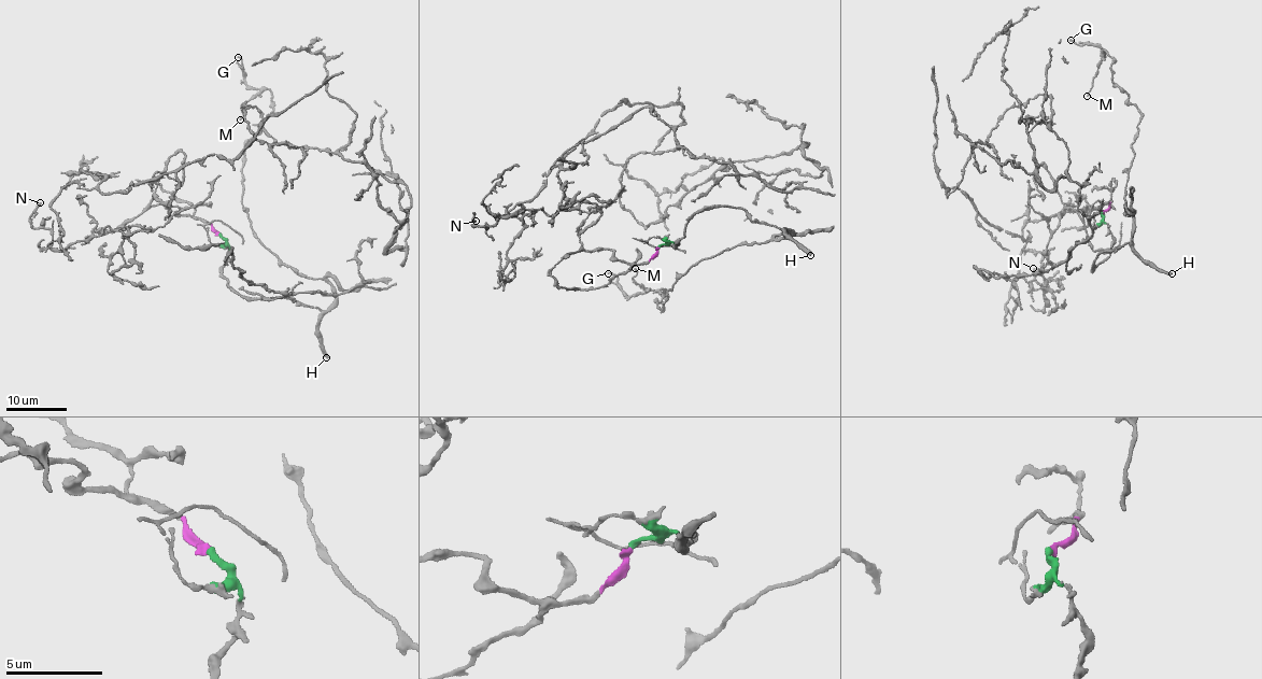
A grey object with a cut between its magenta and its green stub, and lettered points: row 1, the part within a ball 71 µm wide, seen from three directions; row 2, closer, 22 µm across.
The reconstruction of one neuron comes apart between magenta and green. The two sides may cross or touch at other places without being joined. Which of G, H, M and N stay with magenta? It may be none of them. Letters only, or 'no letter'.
N

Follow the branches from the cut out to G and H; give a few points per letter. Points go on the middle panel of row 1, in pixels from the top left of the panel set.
G: (658, 246), (725, 206), (791, 232), (698, 262), (661, 311), (666, 290), (629, 297), (608, 272)
H: (658, 246), (676, 245), (688, 221), (704, 209), (725, 206), (742, 209), (754, 221), (782, 229), (810, 255)

